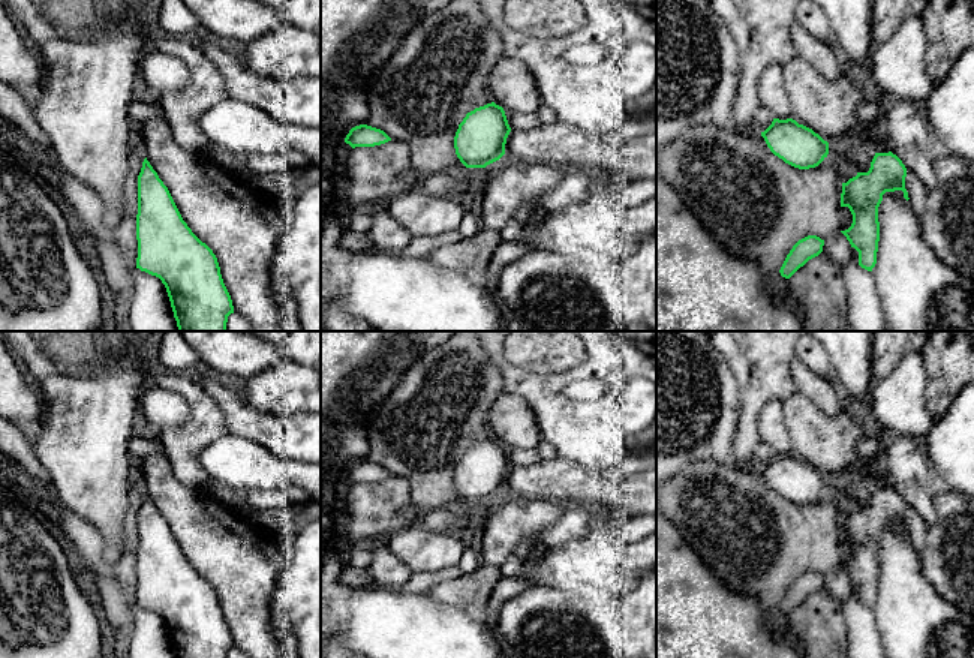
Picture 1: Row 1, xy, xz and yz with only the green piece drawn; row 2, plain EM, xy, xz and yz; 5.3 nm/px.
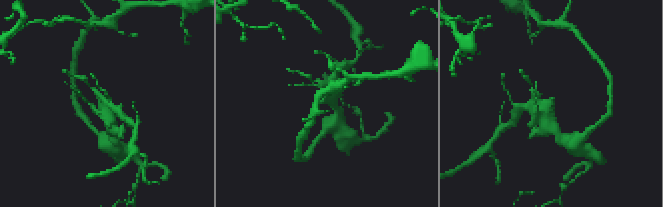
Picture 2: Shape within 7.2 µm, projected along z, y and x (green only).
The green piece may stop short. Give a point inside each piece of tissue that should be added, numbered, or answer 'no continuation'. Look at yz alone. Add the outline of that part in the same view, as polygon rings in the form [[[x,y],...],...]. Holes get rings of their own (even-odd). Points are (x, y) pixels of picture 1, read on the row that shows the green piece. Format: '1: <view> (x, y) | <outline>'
no continuation

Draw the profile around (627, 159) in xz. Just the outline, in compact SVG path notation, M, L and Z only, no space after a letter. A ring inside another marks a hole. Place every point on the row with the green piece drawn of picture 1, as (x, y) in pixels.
M560 121L511 130L505 154L566 171L610 172L617 184L656 177L656 133L640 138L590 135Z

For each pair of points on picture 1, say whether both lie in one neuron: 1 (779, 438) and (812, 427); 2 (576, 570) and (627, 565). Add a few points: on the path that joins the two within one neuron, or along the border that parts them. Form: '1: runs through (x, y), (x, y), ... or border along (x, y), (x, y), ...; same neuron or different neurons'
1: border along (782, 403), (782, 421), (791, 453); different neurons
2: runs through (588, 567), (615, 567); same neuron

